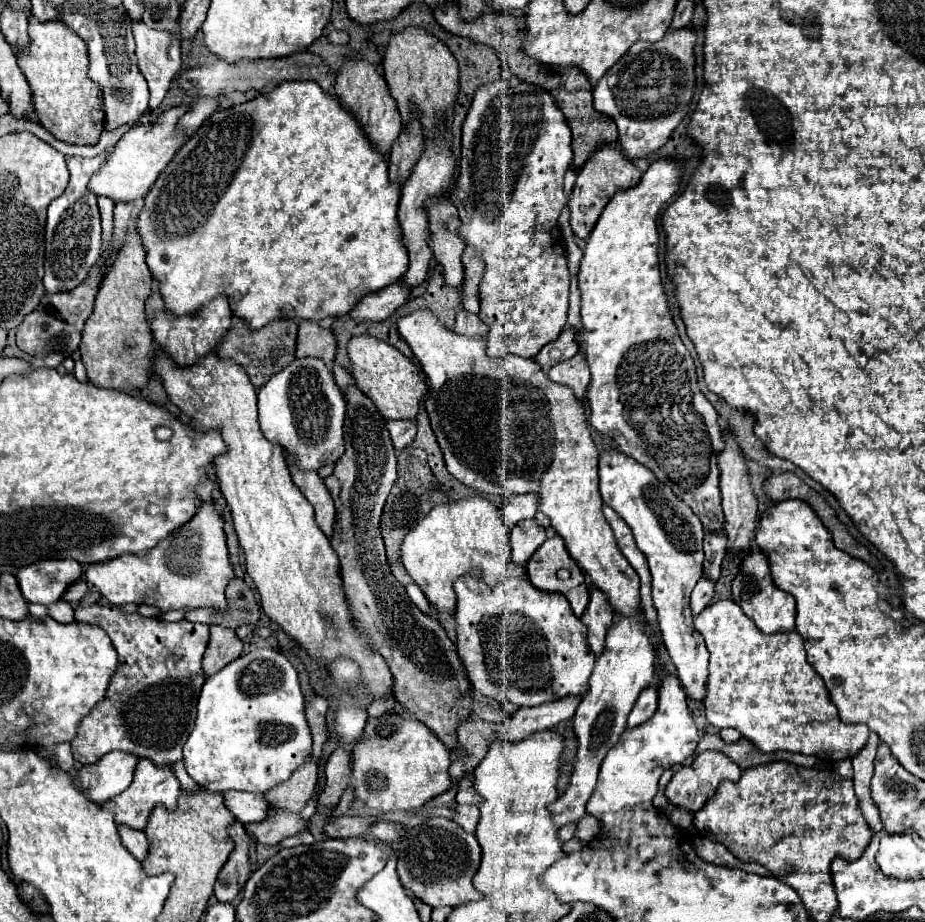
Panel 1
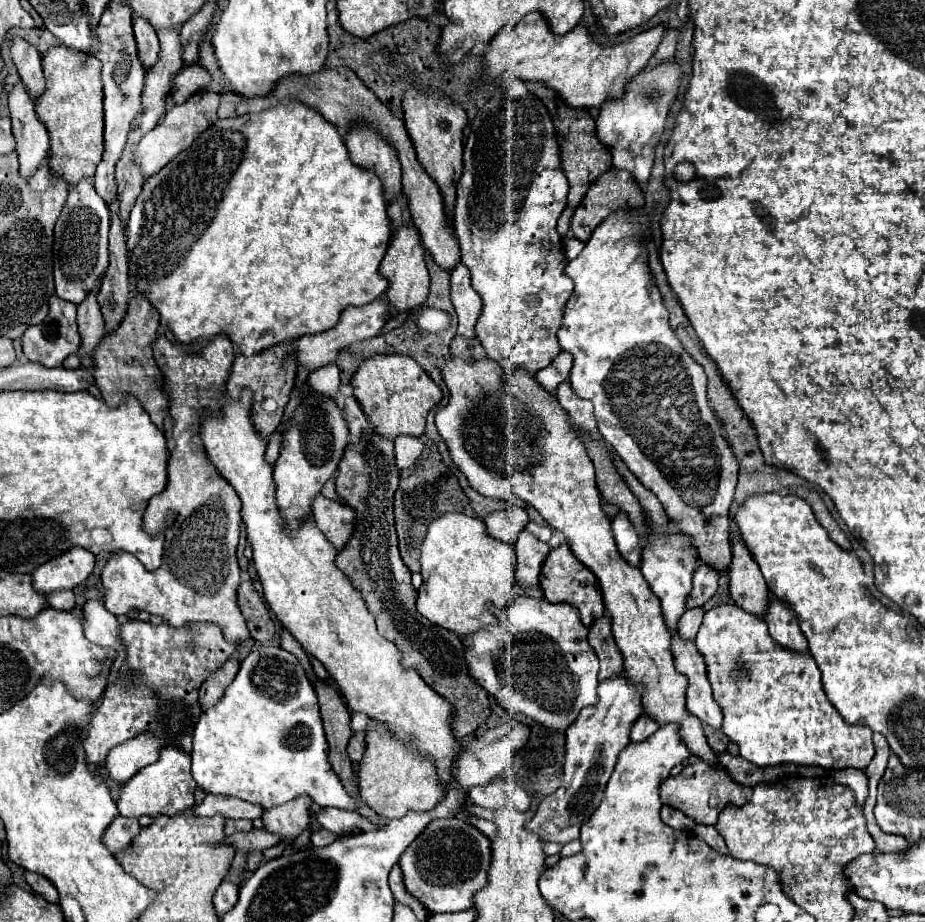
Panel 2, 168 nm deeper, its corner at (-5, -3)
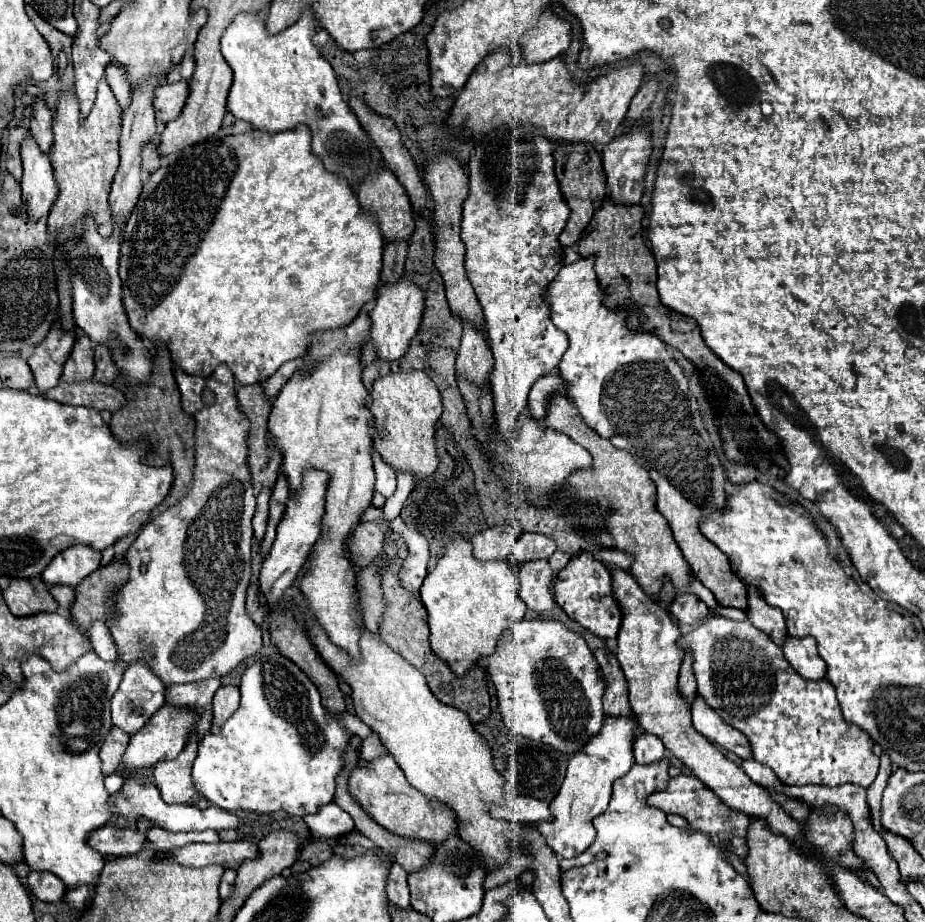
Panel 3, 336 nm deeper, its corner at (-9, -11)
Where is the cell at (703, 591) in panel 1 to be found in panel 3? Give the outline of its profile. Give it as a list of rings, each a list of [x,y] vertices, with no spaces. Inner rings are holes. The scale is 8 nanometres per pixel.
[[[685,652],[685,658],[683,658],[683,664],[681,664],[679,690],[681,690],[681,694],[687,698],[687,702],[693,702],[693,696],[695,696],[695,692],[697,692],[697,684],[695,684],[695,674],[693,674],[691,652]]]

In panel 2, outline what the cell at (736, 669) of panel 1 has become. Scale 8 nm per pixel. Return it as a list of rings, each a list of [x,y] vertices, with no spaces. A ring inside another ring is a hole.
[[[735,604],[713,606],[703,616],[695,646],[705,660],[707,678],[713,686],[713,698],[721,706],[725,716],[723,732],[731,738],[733,744],[739,746],[741,758],[757,766],[777,766],[783,762],[797,766],[821,766],[825,770],[865,770],[869,766],[875,754],[871,728],[847,724],[829,702],[823,690],[821,670],[817,668],[813,656],[795,654],[787,652],[787,648],[779,648],[779,644],[775,644],[775,640],[769,636],[767,624],[761,618],[747,614]]]

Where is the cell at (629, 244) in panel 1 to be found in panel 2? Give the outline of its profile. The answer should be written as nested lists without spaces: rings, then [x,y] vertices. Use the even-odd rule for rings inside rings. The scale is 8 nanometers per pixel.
[[[619,210],[593,232],[583,252],[567,262],[565,274],[573,280],[575,290],[565,304],[557,338],[561,350],[573,356],[569,384],[577,396],[593,402],[593,416],[605,442],[615,448],[637,480],[659,498],[667,518],[679,532],[691,538],[699,564],[707,564],[723,574],[731,564],[729,508],[737,484],[737,464],[735,456],[727,452],[715,412],[709,408],[705,370],[685,352],[669,326],[669,312],[663,306],[661,292],[653,282],[647,262],[647,232],[647,214]],[[705,520],[709,520],[711,526],[707,526]]]

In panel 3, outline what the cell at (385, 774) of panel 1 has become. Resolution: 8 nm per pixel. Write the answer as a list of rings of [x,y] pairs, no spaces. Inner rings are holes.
[[[389,754],[367,762],[367,766],[355,768],[349,778],[349,792],[377,824],[399,836],[437,844],[455,832],[455,814],[439,800],[427,798],[417,788],[413,788]]]

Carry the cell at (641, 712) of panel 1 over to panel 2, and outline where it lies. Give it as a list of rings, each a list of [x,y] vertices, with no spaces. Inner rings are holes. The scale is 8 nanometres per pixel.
[[[639,716],[639,720],[631,728],[631,742],[643,742],[647,740],[659,726],[653,720],[647,720],[647,716]]]

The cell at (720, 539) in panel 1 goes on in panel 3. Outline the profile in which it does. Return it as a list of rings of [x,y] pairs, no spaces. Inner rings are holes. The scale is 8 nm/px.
[[[685,592],[675,598],[675,602],[669,606],[669,612],[679,620],[679,624],[691,626],[691,624],[703,622],[709,614],[709,608],[705,606],[705,602],[699,596]]]

